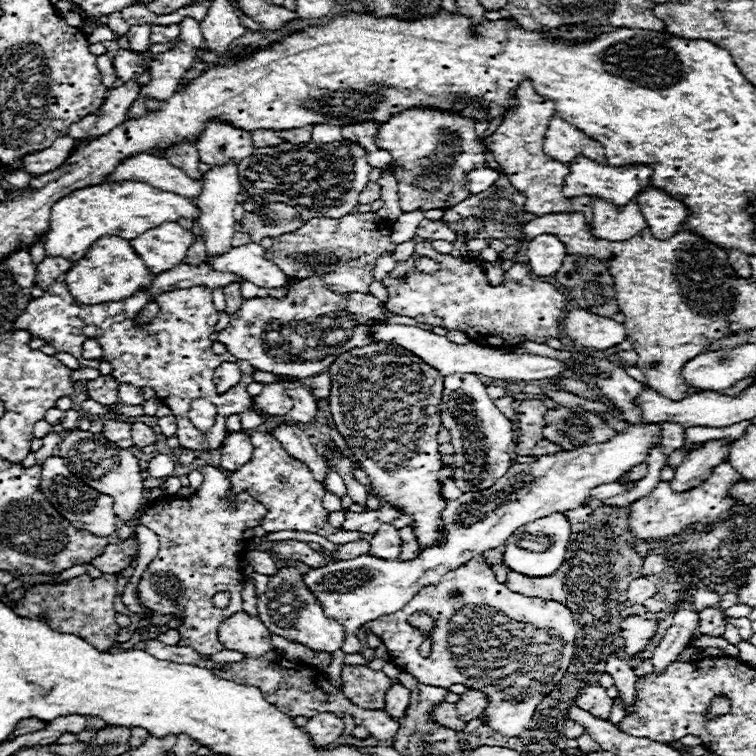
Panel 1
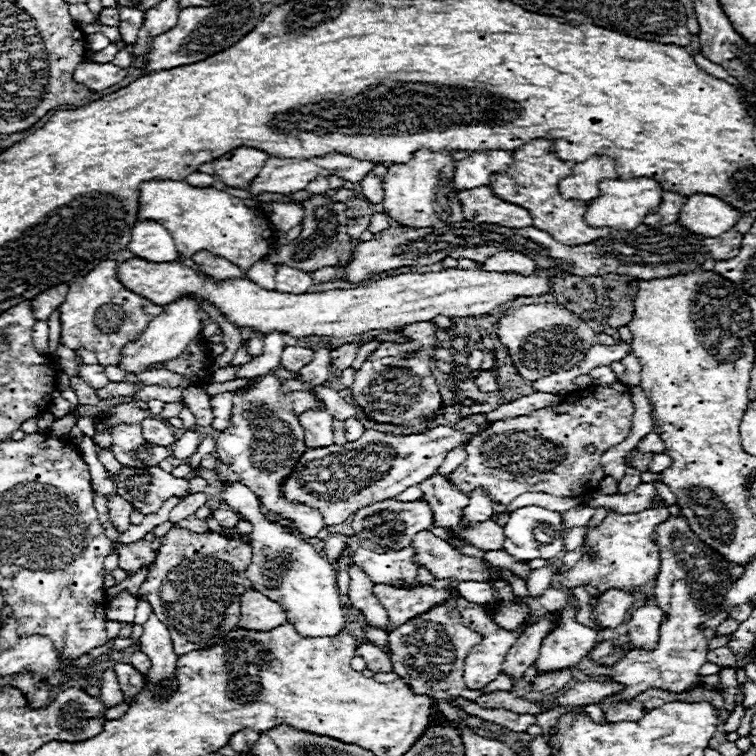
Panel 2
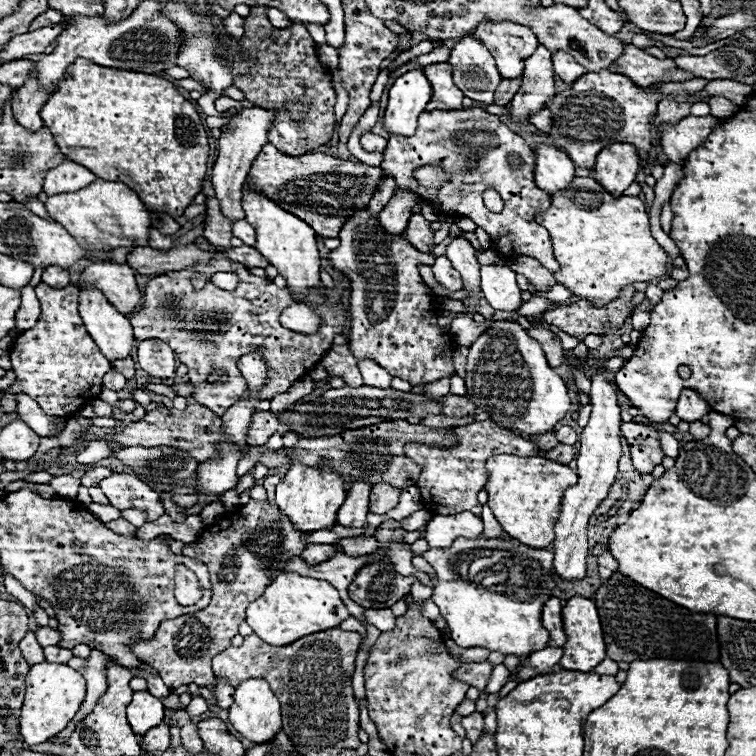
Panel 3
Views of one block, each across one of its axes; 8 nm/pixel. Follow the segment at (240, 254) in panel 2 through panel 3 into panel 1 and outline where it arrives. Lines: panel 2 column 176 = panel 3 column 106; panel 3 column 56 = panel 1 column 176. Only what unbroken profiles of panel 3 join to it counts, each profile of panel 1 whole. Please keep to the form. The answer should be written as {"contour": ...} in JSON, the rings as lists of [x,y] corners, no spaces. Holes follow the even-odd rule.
{"contour":[[[122,180],[86,186],[70,192],[52,206],[52,218],[44,240],[46,256],[62,256],[76,262],[86,256],[88,248],[102,236],[120,236],[124,240],[132,240],[152,226],[160,226],[162,222],[178,222],[180,218],[194,220],[198,216],[198,206],[188,198],[148,186],[146,182]]]}

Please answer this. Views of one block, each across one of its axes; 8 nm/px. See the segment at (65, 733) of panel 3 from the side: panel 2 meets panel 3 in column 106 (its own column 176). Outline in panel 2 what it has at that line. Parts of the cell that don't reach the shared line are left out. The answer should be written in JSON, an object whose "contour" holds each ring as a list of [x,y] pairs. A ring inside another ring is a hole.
{"contour":[[[150,614],[150,618],[142,624],[144,632],[140,636],[140,650],[150,658],[152,670],[148,672],[148,682],[174,682],[176,662],[178,656],[172,648],[172,638],[168,628],[156,618],[156,614]]]}

